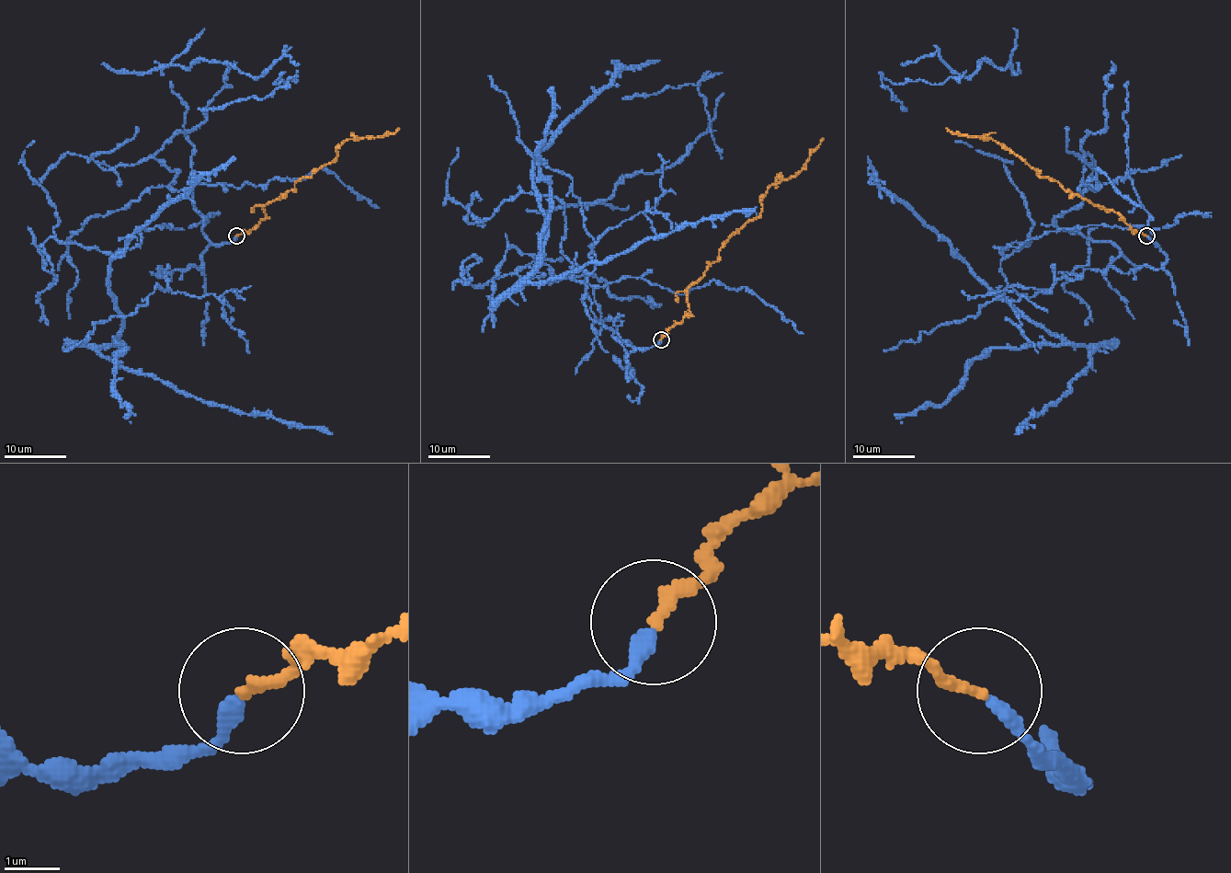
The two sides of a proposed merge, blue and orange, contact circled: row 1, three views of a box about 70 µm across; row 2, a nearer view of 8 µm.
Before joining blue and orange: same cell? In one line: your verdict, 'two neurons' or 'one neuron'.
one neuron

